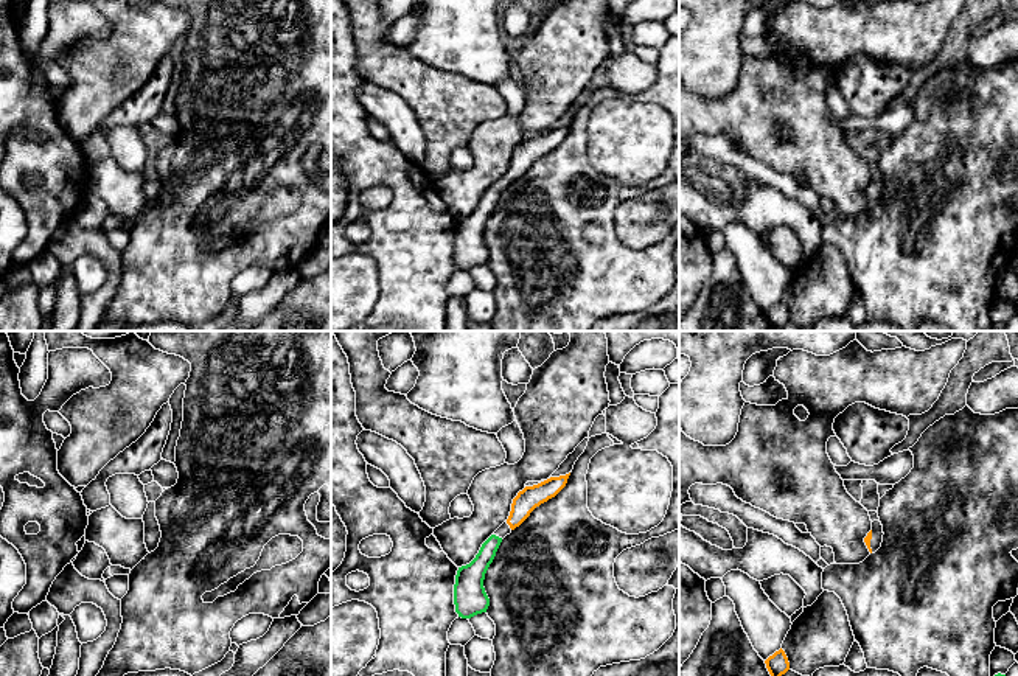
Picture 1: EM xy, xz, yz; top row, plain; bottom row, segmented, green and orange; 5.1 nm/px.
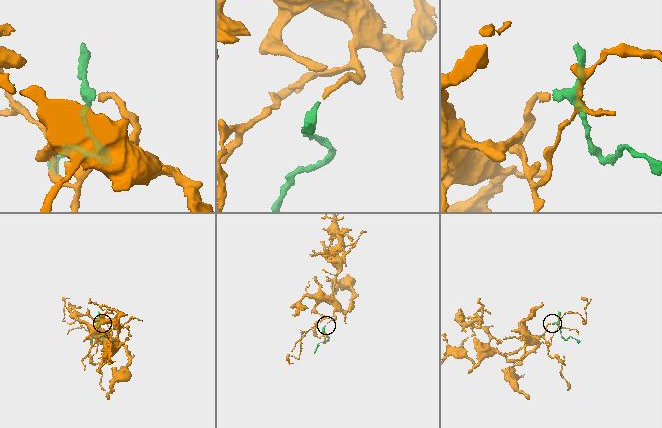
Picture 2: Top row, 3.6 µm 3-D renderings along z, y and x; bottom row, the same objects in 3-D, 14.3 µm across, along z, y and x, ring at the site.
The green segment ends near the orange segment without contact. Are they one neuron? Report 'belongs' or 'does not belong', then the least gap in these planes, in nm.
belongs; gap 70 nm

